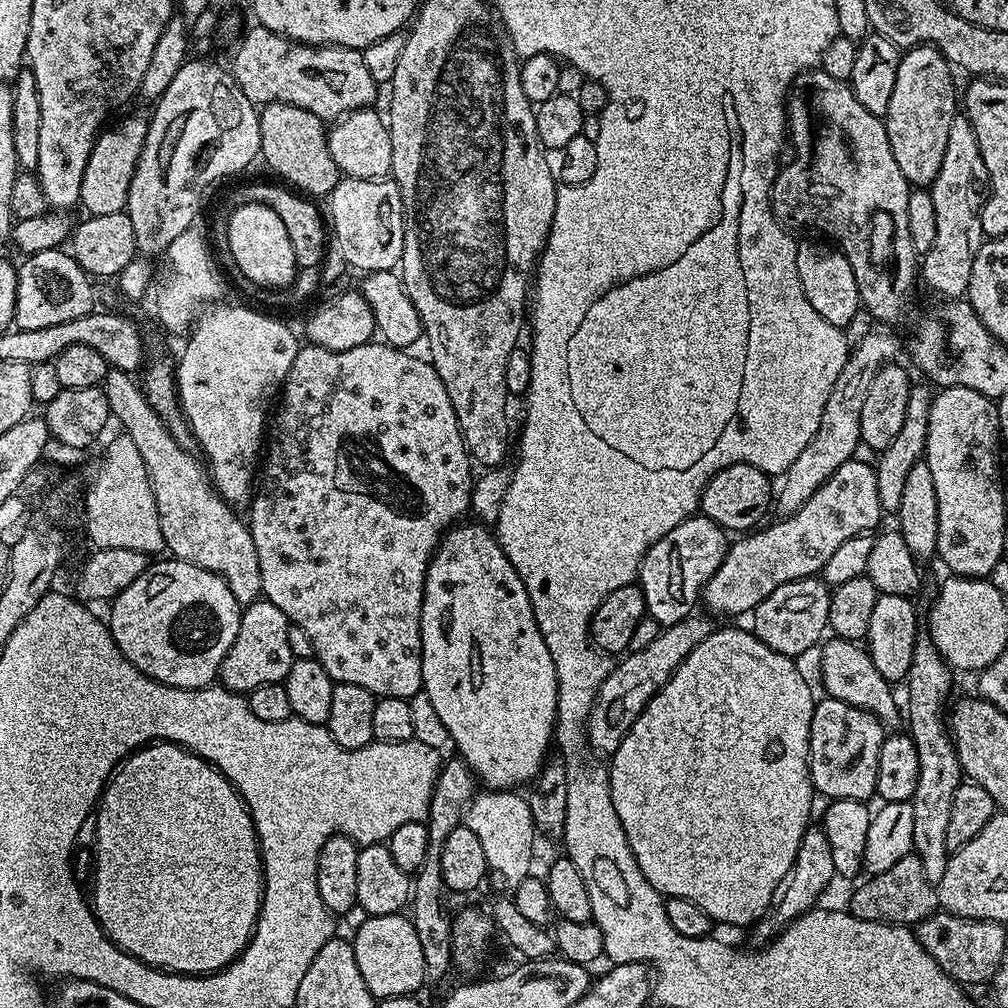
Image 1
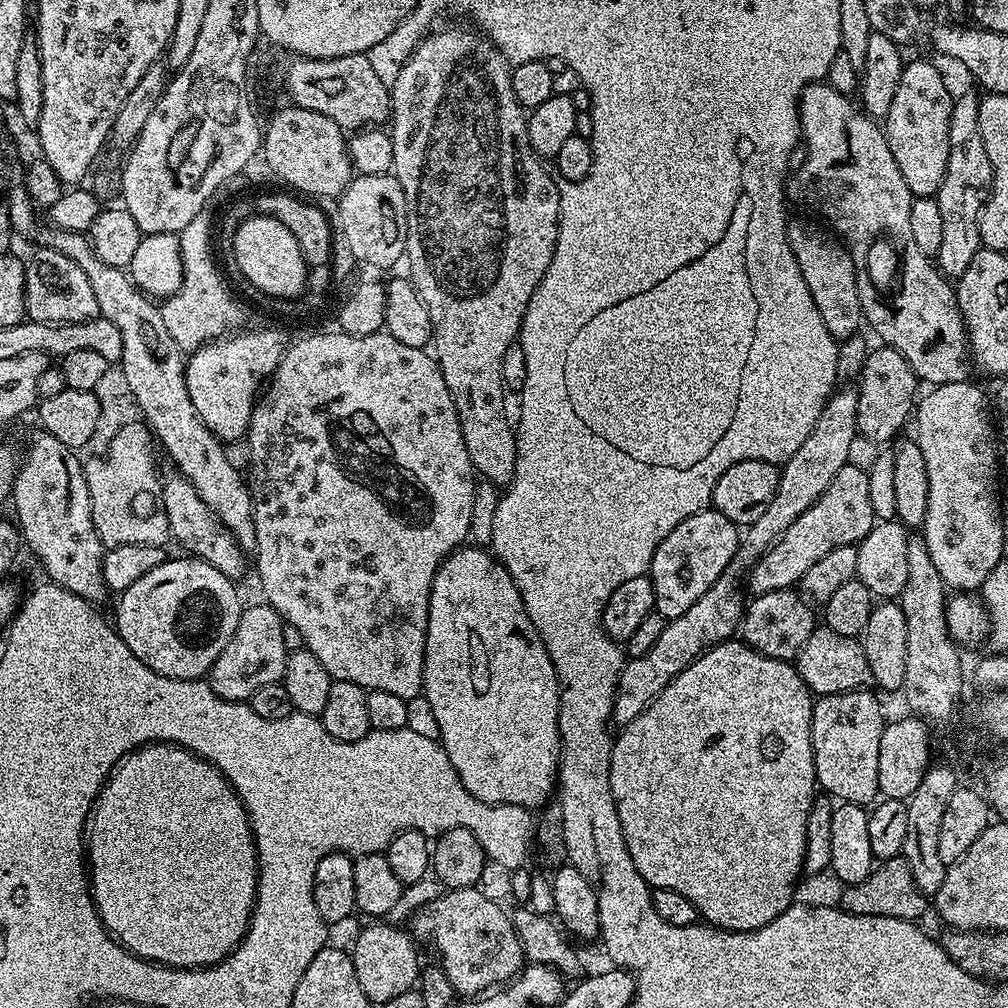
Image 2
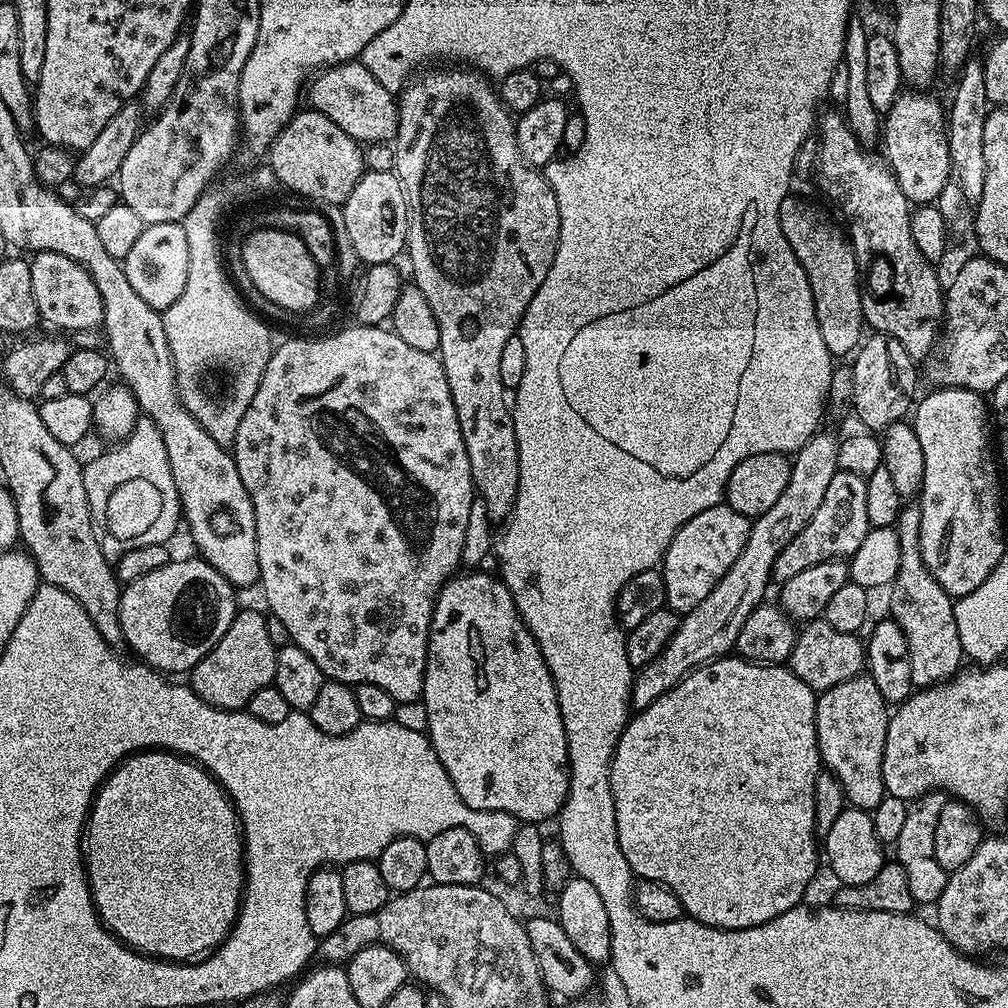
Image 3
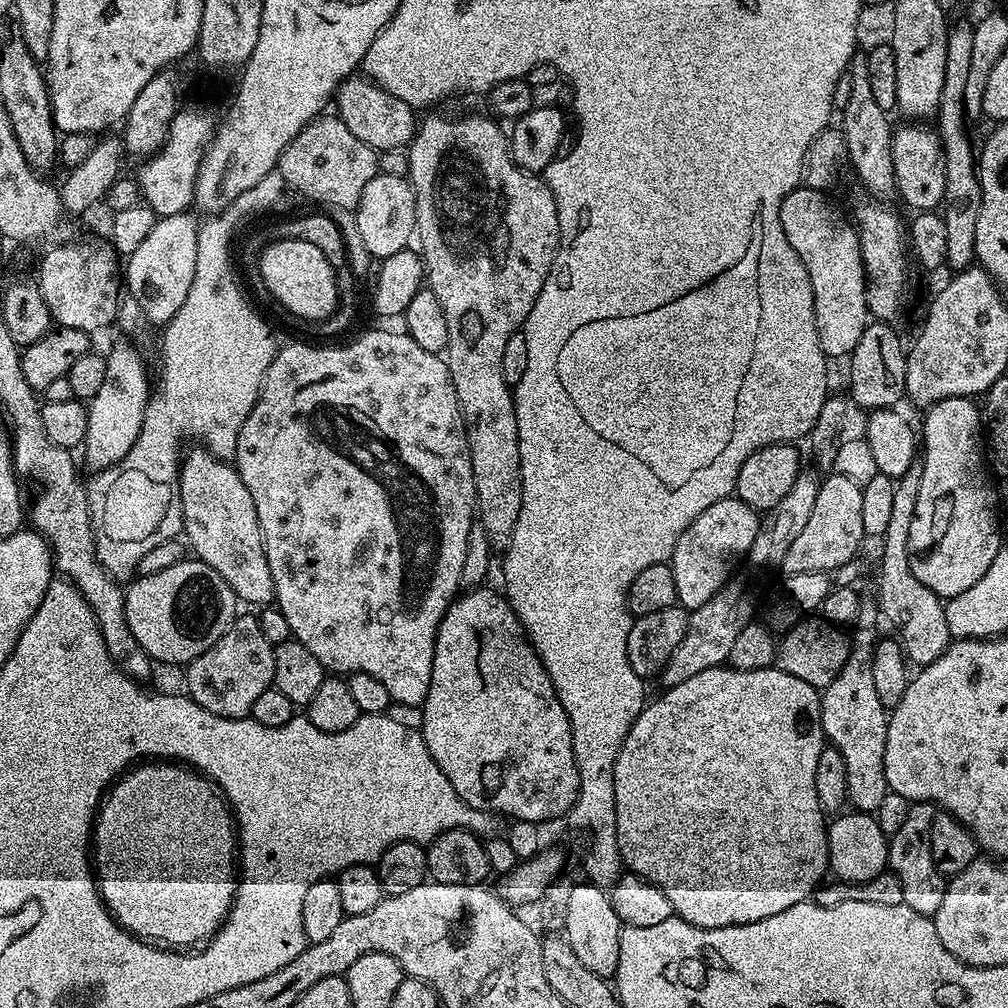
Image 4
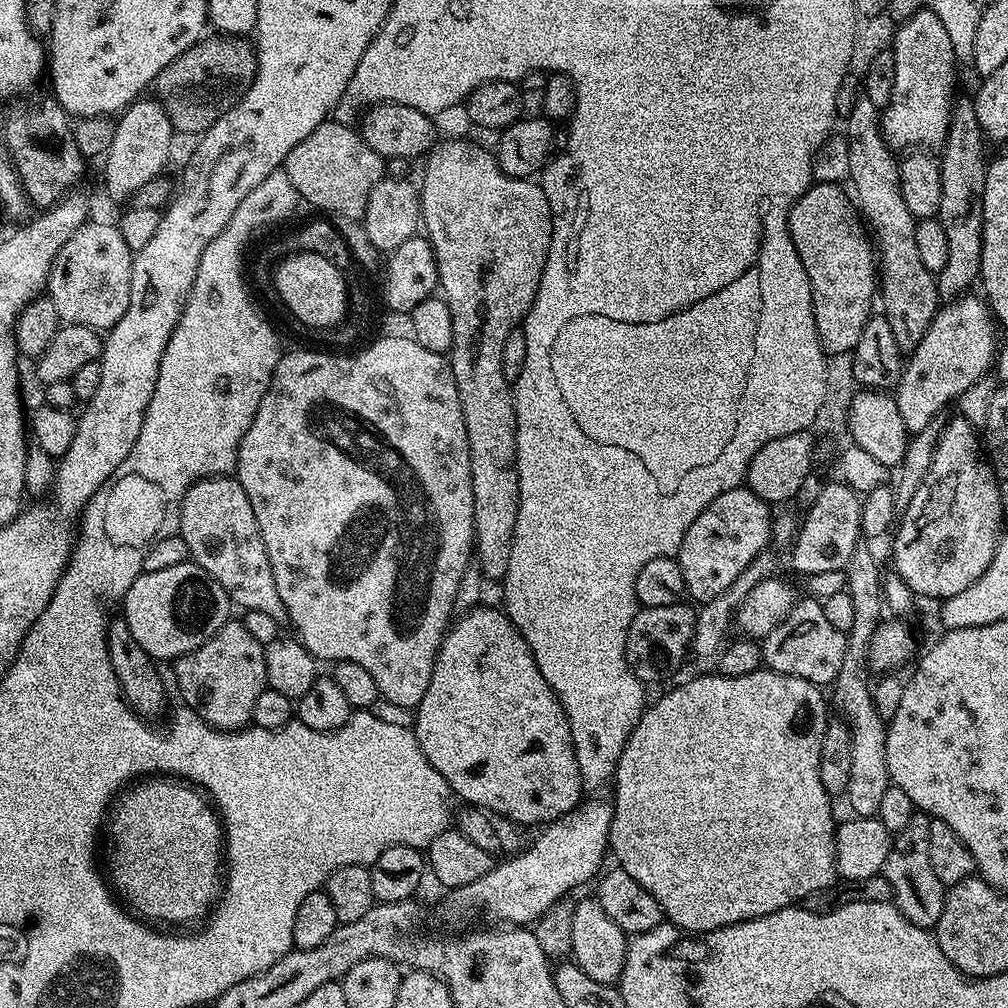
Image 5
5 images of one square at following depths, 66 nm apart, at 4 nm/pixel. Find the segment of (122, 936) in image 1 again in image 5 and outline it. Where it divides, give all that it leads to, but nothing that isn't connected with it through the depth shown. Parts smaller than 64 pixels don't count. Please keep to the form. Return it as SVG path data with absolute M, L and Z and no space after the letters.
M162 775L141 779L117 795L106 820L106 832L107 828L111 887L137 917L156 926L168 926L164 924L192 924L209 915L222 888L222 853L226 845L222 821L199 787Z

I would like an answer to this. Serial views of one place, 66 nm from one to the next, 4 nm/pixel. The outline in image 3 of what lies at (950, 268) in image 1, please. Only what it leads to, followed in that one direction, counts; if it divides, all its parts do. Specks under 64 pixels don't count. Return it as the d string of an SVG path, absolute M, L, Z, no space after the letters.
M970 58L964 64L960 81L952 92L952 105L949 103L946 108L946 123L948 125L948 149L950 150L950 162L952 173L948 175L948 184L942 190L938 206L942 210L942 218L946 218L949 233L964 236L973 231L976 222L976 211L982 202L982 186L986 182L986 154L982 146L982 138L986 135L986 118L990 111L990 105L986 98L984 89L984 74L979 59Z

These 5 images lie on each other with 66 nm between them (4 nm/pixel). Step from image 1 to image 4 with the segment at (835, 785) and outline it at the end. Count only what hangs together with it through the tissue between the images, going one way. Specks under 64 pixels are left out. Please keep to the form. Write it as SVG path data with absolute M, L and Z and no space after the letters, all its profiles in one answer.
M872 598L861 599L858 618L854 625L854 631L850 636L850 647L846 666L838 670L834 682L830 682L820 692L820 717L822 718L822 730L826 733L831 747L838 749L846 762L846 786L848 787L848 804L855 811L875 813L878 806L882 806L882 798L886 798L889 792L886 774L884 773L884 755L886 754L886 734L888 733L889 709L882 706L874 687L874 650L878 643L876 636L876 623L881 623L882 613L877 601Z

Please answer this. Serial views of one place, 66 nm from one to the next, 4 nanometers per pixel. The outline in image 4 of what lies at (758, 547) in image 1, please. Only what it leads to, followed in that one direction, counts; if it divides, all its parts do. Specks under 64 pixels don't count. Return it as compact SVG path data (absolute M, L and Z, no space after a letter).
M828 474L820 481L818 498L814 501L814 514L810 514L800 535L799 571L827 572L832 574L836 568L857 559L856 551L866 537L862 530L862 487L848 477Z

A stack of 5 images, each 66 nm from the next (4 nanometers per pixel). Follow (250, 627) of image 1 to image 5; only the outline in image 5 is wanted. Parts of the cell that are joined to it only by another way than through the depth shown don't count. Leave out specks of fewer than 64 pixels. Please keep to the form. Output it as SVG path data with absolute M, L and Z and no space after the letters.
M229 618L198 650L179 656L174 662L176 688L185 705L211 726L224 732L238 732L252 724L254 701L268 687L264 645L246 630L243 619Z

